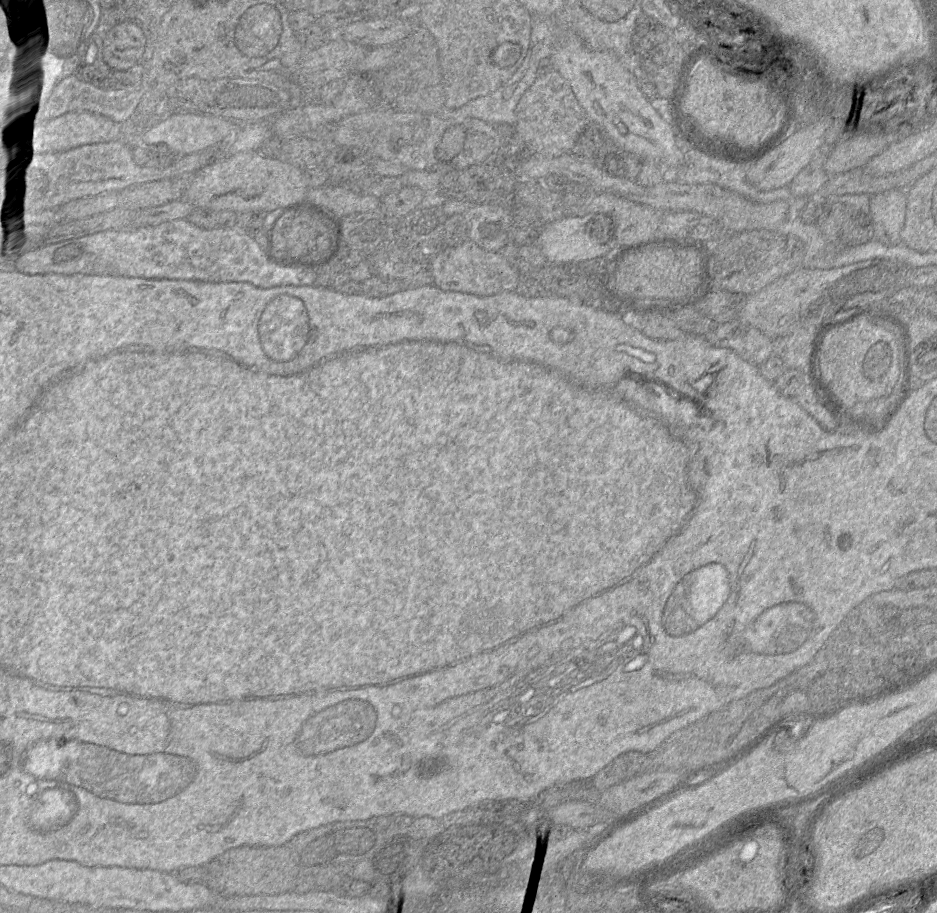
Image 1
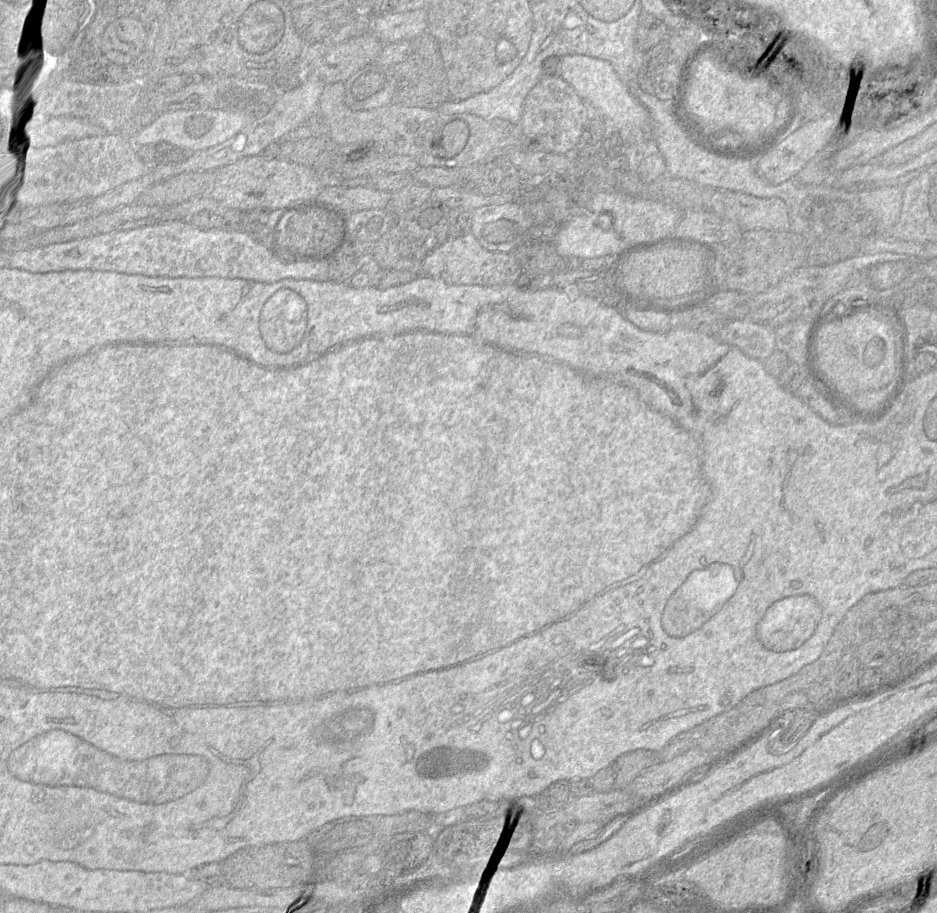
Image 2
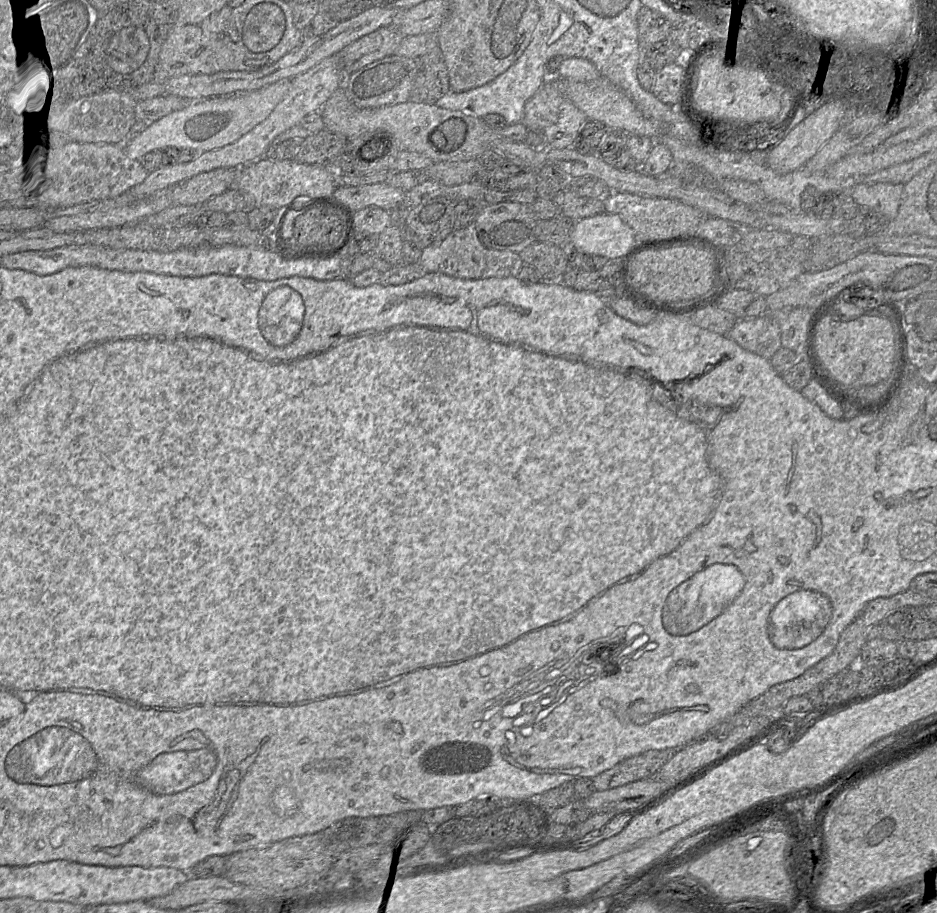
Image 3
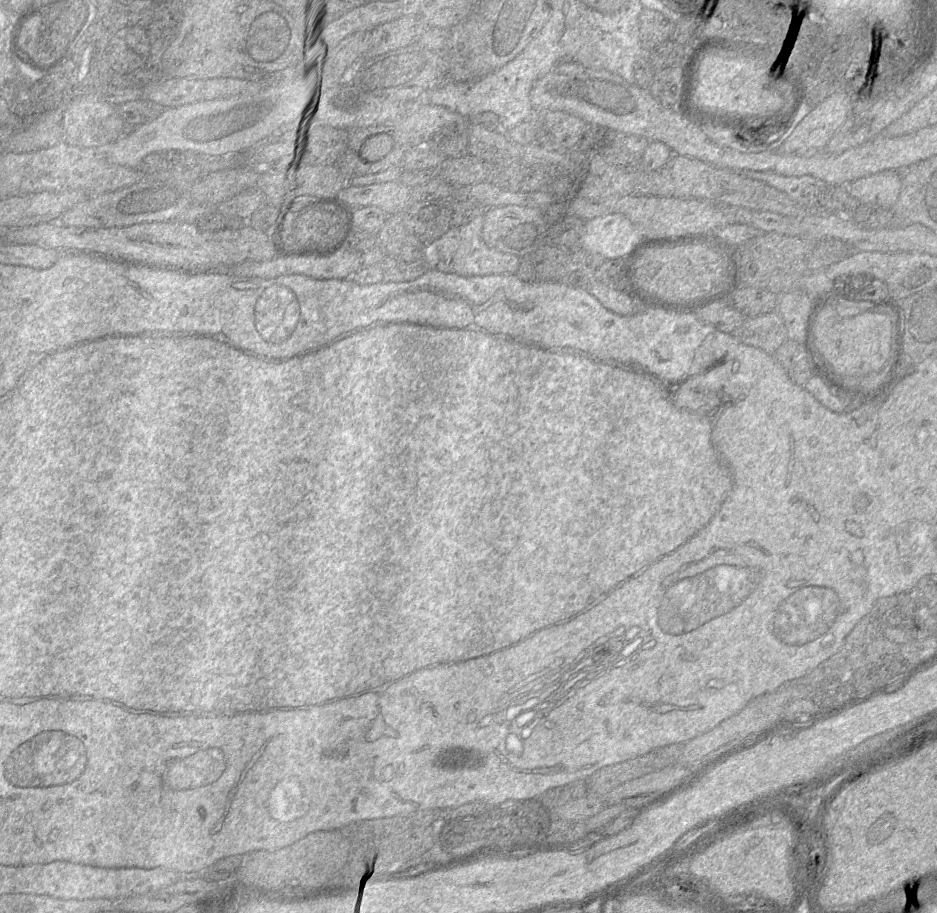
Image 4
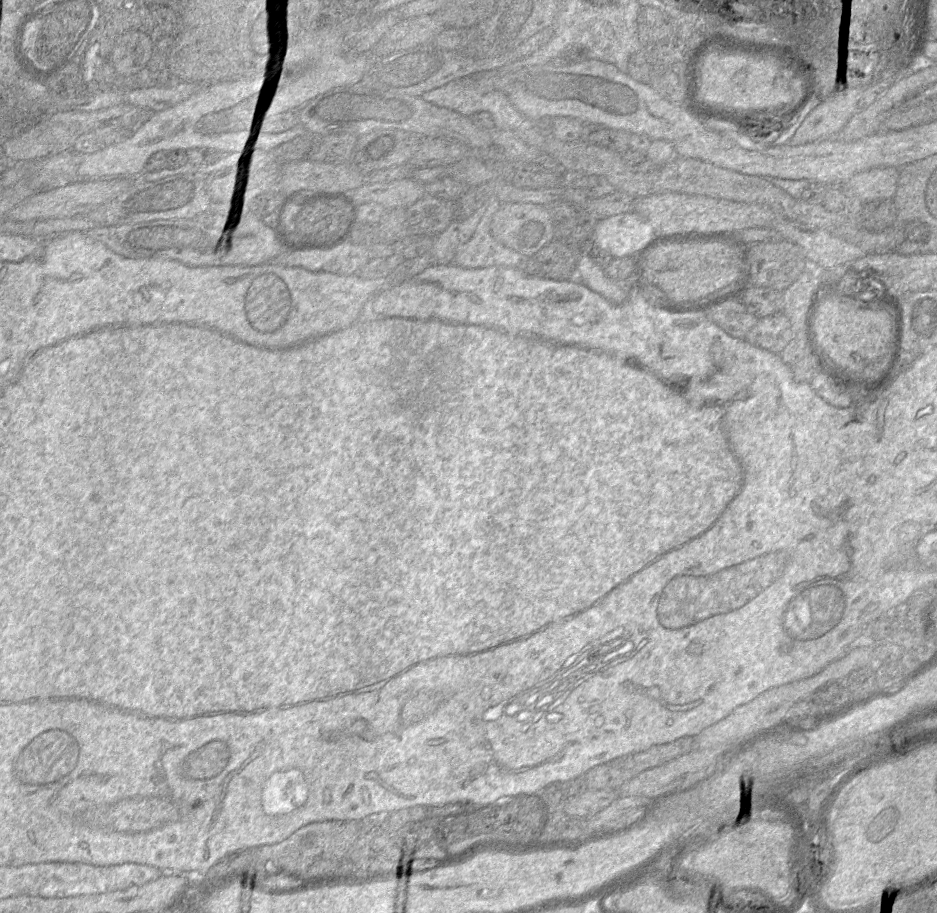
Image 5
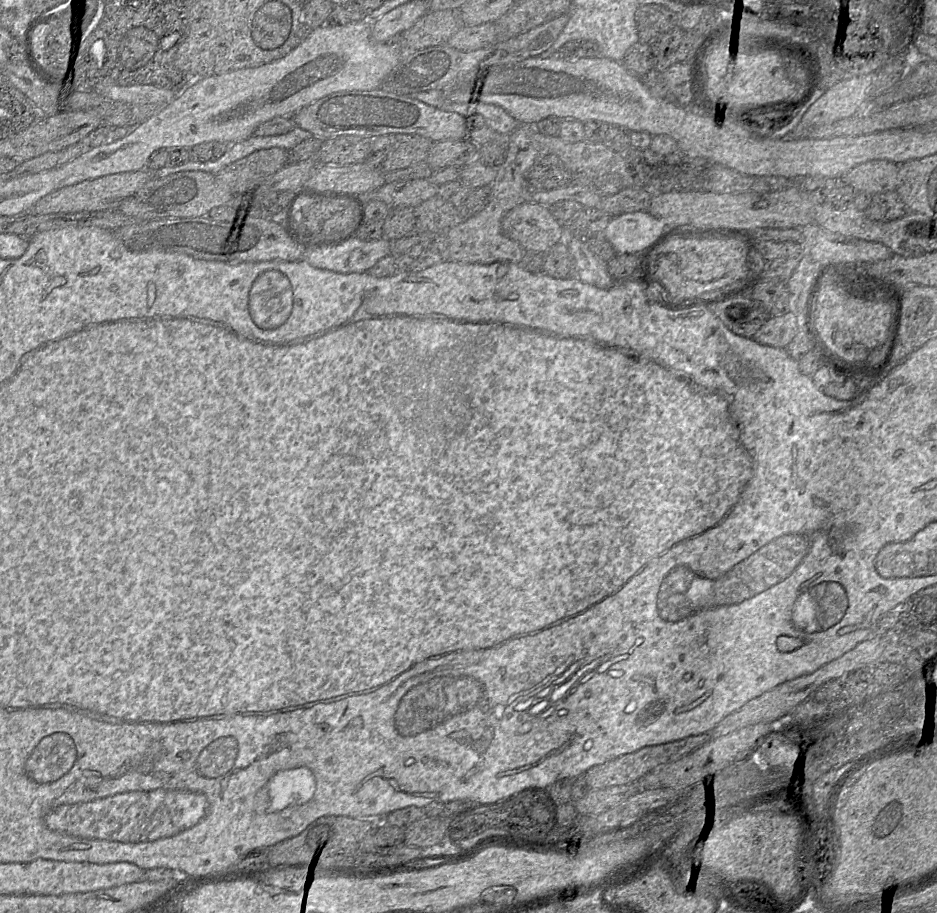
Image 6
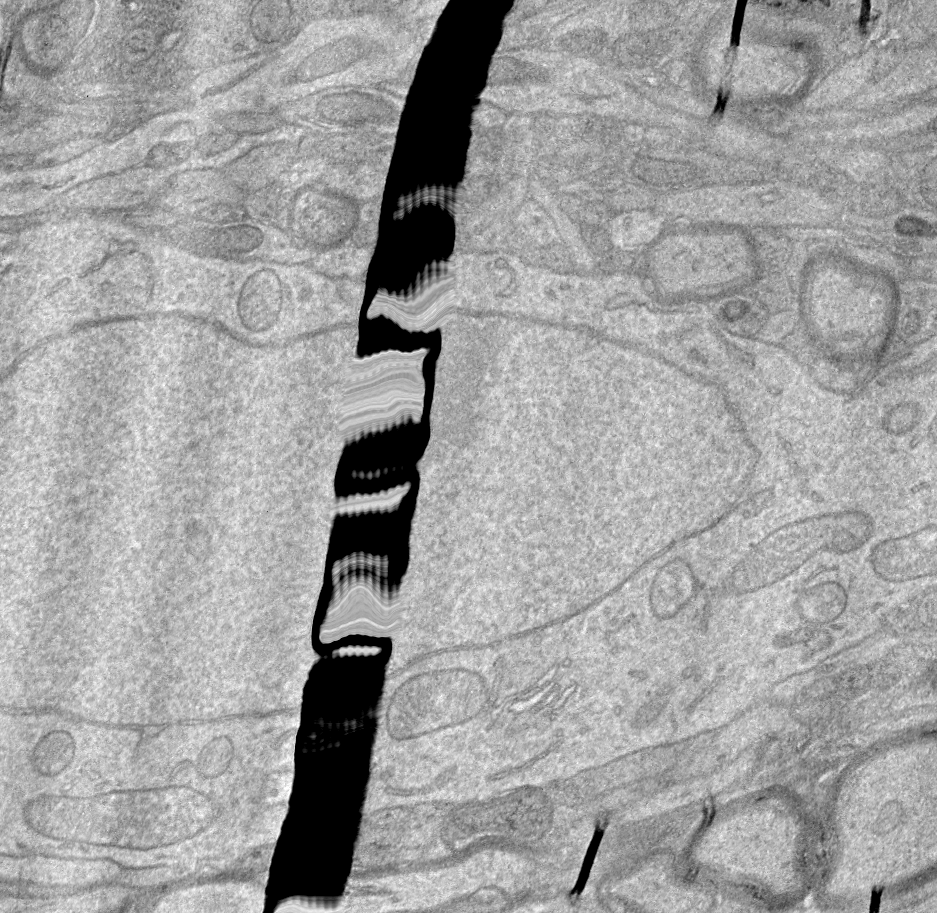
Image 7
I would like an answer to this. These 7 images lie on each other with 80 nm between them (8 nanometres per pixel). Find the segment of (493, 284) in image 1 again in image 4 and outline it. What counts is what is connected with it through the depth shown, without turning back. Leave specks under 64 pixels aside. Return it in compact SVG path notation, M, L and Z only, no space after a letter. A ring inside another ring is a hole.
M483 215L469 223L450 228L443 236L425 246L423 260L434 269L464 277L494 274L516 274L521 258L488 246L482 238Z

